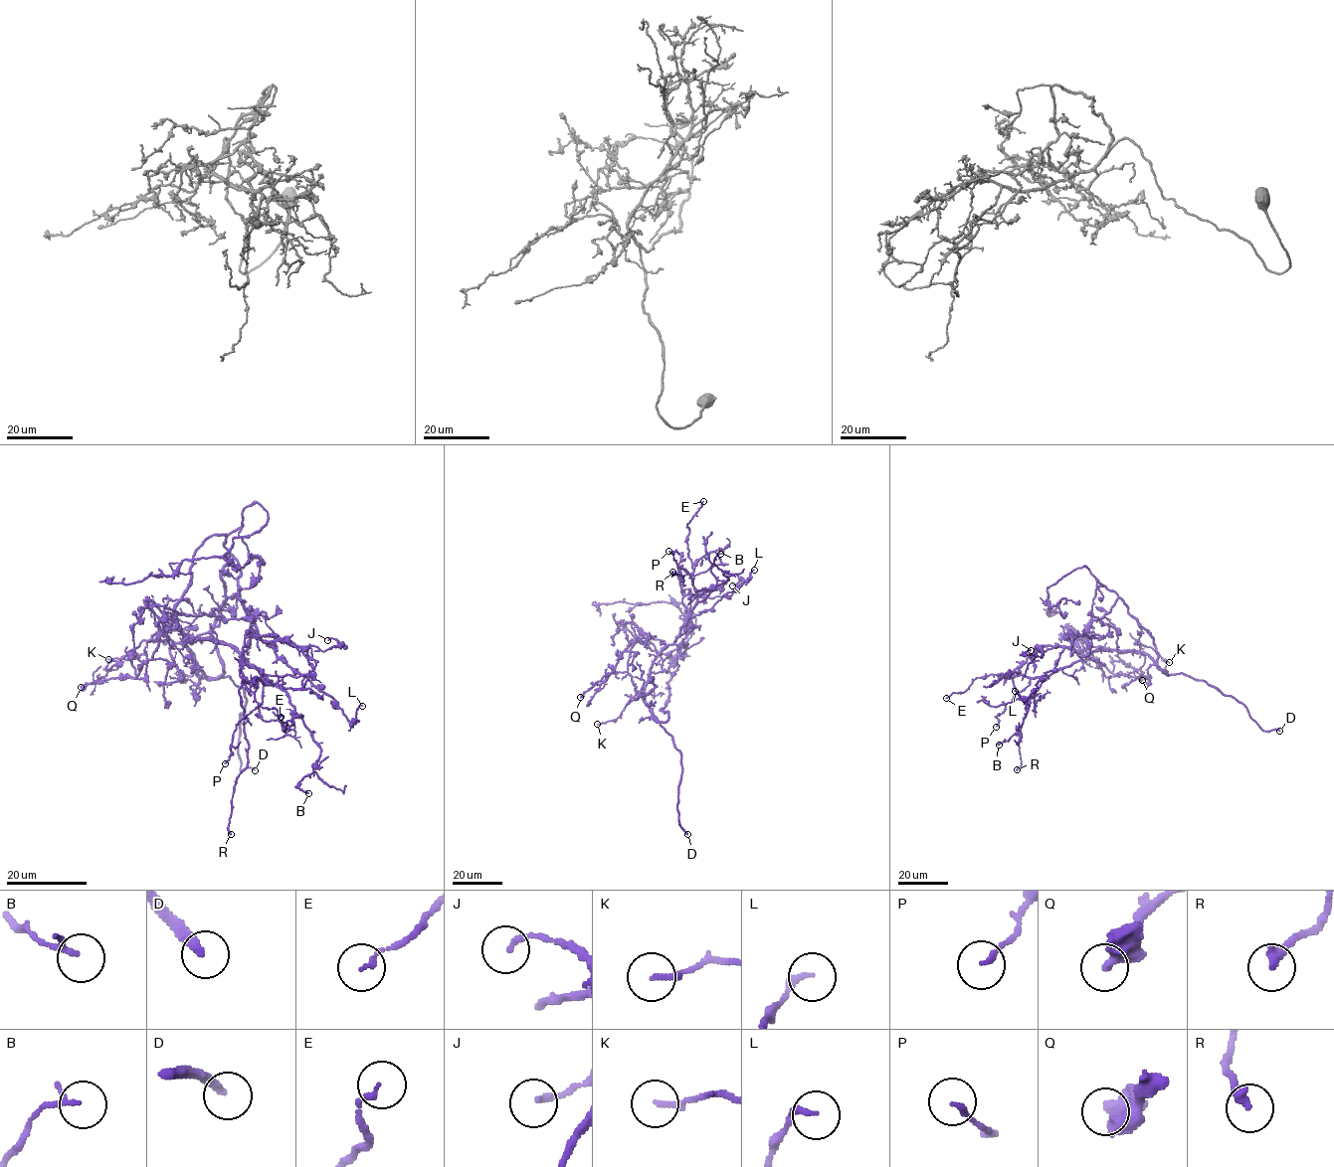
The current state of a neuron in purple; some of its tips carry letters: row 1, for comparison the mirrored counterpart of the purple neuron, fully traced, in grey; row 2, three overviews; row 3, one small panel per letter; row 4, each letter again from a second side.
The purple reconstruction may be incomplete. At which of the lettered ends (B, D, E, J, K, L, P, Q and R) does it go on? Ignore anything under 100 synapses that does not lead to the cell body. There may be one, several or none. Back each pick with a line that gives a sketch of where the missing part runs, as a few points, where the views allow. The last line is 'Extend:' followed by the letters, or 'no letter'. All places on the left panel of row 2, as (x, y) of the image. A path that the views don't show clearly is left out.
D: (255, 770), (261, 777), (268, 775), (265, 784), (247, 801)
Extend: D

